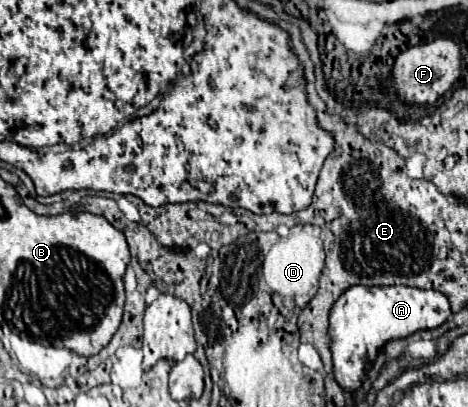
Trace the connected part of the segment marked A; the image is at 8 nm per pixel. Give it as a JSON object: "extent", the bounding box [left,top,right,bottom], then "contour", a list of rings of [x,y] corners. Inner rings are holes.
{"extent":[330,287,452,391],"contour":[[[350,287],[334,303],[330,313],[330,339],[332,339],[332,357],[334,357],[334,379],[344,391],[358,391],[362,381],[368,375],[370,365],[376,361],[380,351],[388,341],[404,339],[416,331],[436,329],[452,315],[448,299],[434,289],[412,289],[412,287]]]}

